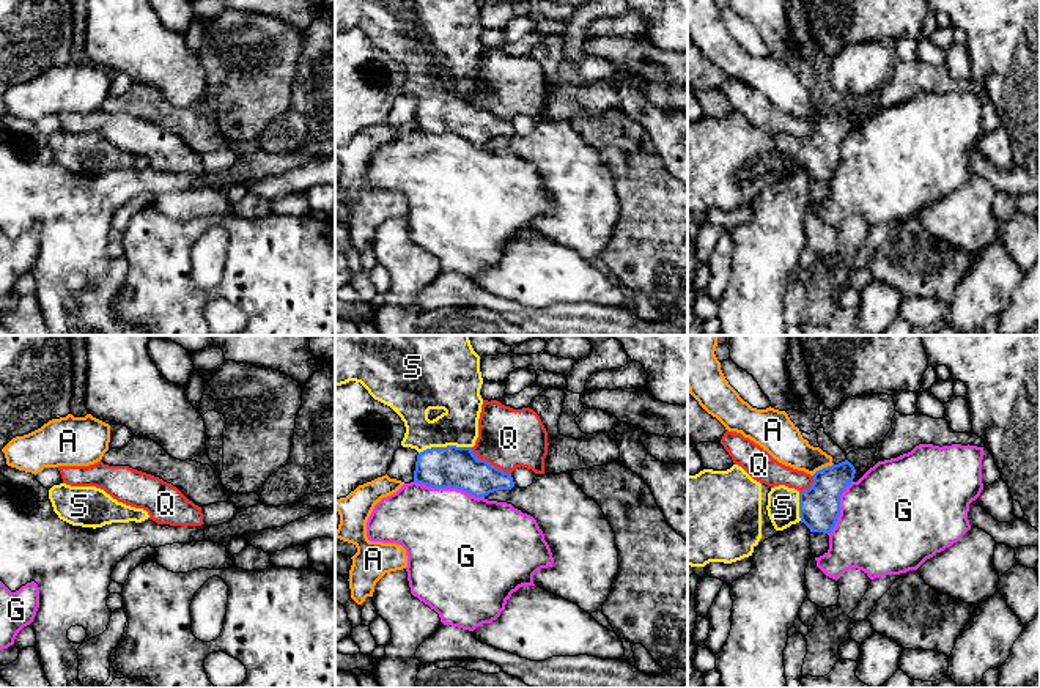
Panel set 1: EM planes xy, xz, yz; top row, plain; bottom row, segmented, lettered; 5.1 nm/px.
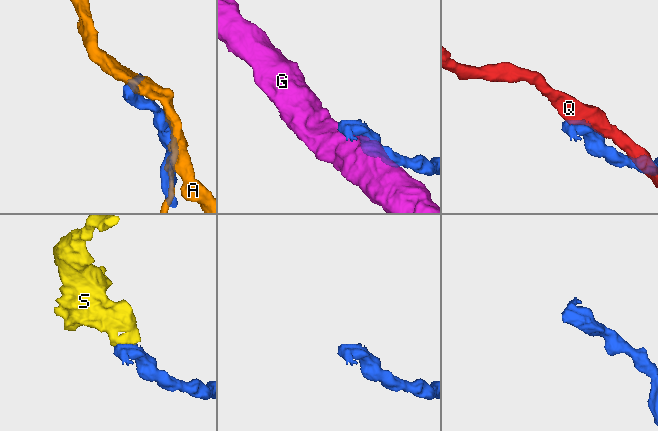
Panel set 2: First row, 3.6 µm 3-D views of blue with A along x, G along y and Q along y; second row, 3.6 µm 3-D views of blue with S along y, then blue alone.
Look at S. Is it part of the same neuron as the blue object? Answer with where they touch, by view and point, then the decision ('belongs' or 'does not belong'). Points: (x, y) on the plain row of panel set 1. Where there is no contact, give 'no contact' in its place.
contact xz (444, 95); belongs

